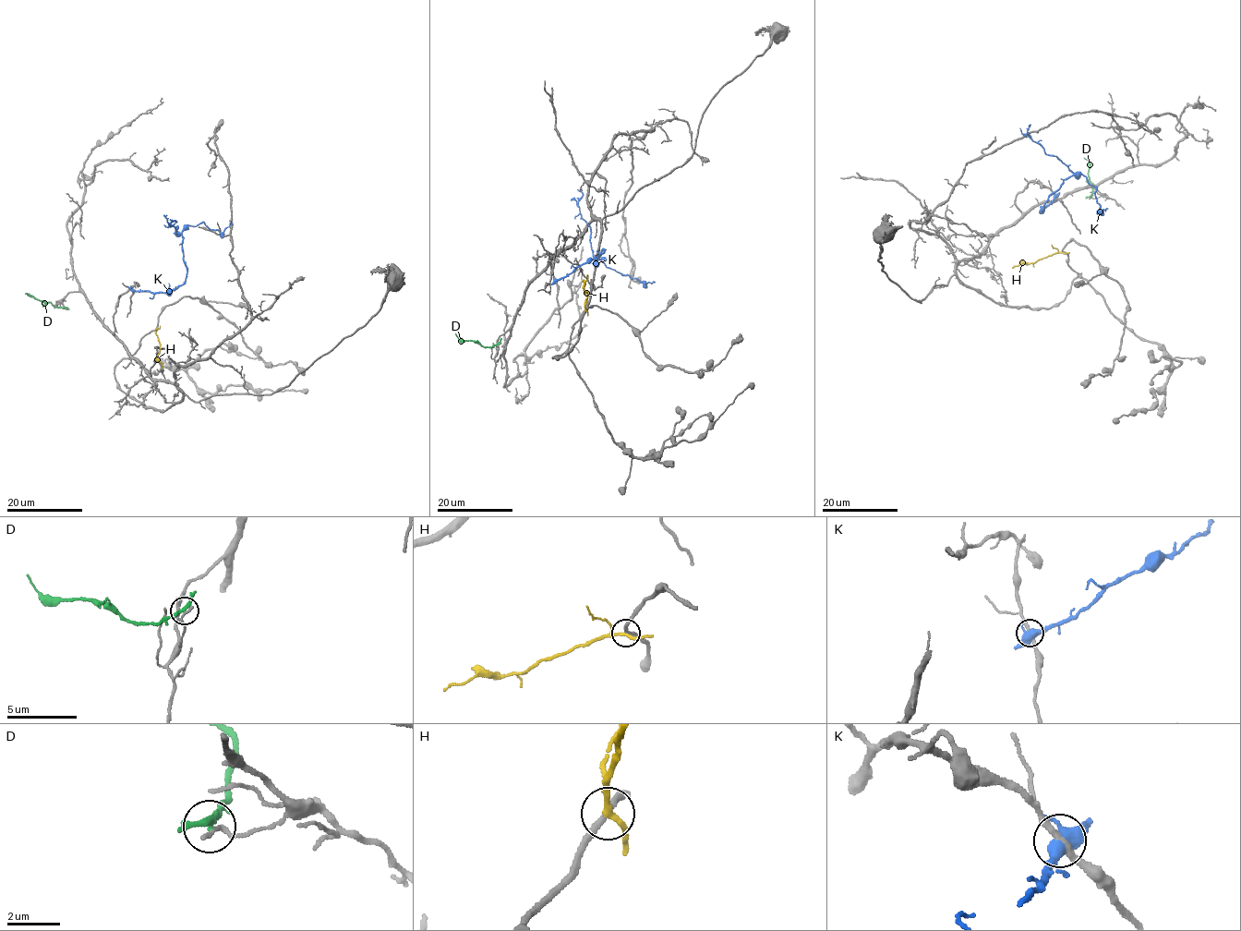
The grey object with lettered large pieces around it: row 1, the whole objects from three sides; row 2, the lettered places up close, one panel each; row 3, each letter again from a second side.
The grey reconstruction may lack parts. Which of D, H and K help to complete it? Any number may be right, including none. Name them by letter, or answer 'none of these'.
none of these

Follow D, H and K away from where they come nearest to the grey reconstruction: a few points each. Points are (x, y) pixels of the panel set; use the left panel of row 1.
D: (65, 308), (25, 294)
H: (155, 330), (160, 349), (157, 357), (162, 368)
K: (132, 289), (170, 292), (184, 283), (180, 233), (176, 233), (177, 226), (170, 227), (176, 222), (172, 220)

